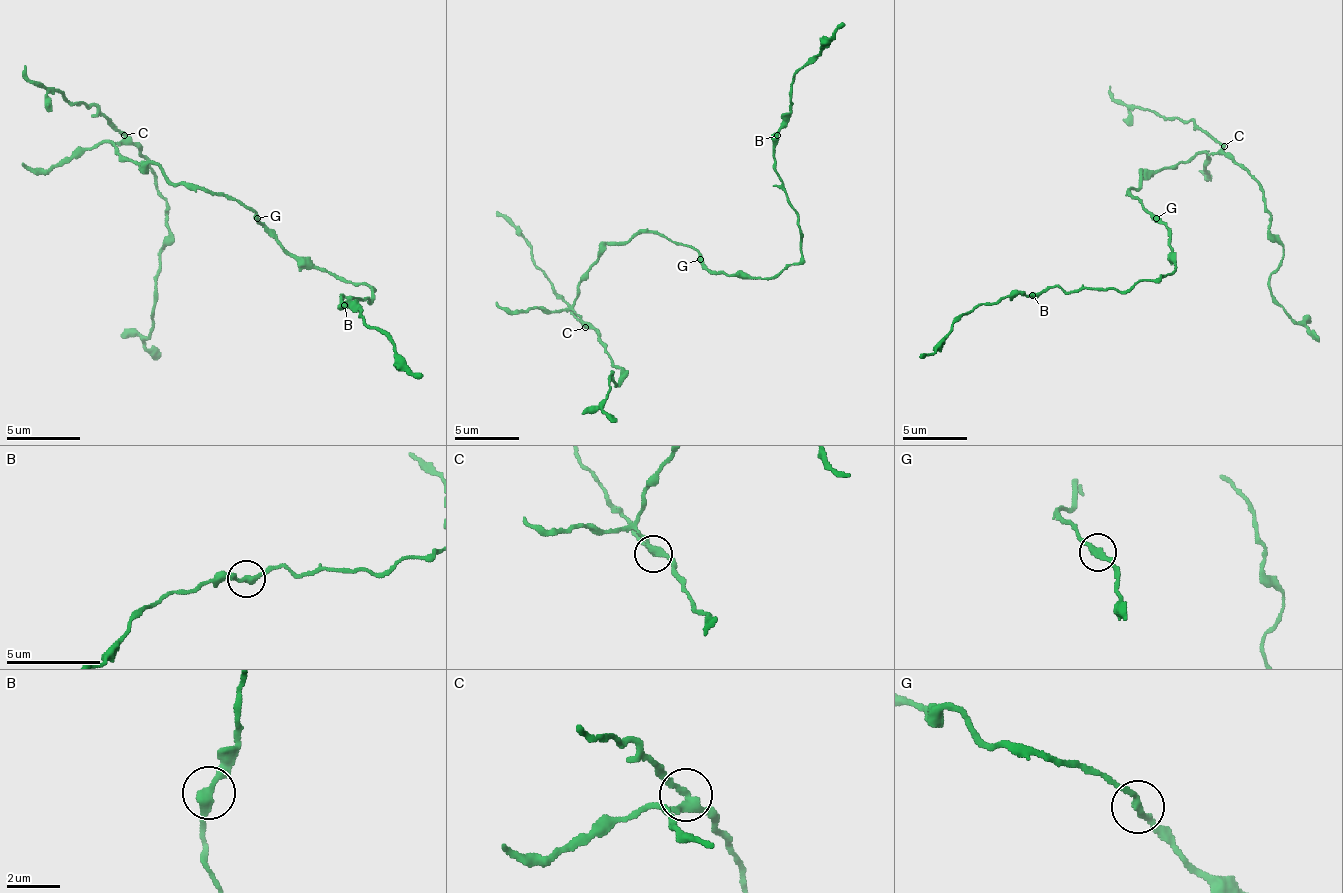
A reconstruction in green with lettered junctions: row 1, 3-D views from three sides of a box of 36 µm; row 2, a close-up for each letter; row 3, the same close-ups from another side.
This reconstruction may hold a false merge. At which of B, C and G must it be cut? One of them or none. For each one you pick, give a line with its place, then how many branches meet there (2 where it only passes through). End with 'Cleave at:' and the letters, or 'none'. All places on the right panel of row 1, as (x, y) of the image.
C: Place: (1224, 146). Branches: 3
Cleave at: C

